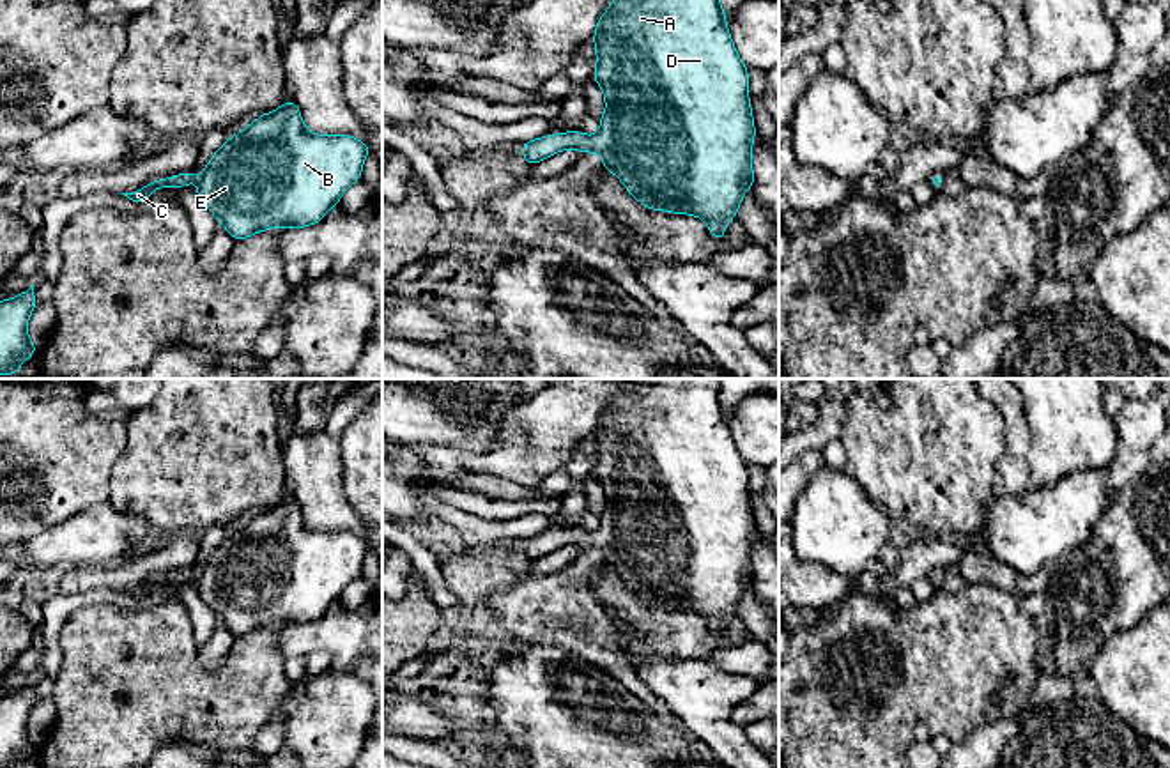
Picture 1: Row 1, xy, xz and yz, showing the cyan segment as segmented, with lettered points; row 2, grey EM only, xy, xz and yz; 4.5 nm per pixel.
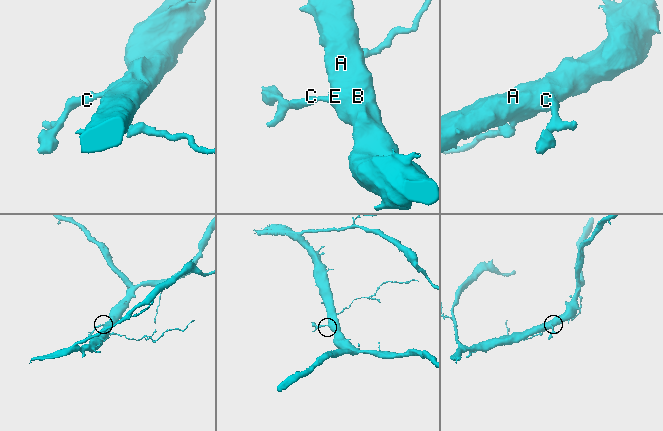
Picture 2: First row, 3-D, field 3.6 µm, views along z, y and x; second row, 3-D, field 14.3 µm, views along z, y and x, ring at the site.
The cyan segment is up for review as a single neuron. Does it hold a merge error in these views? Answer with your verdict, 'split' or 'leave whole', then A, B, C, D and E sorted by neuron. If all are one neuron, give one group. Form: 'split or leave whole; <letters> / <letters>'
leave whole; A B C D E

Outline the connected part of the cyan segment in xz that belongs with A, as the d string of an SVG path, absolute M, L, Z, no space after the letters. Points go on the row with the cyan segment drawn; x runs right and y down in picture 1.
M612 0L598 18L595 35L597 67L593 80L605 97L605 113L595 136L565 131L522 142L531 166L565 149L597 152L628 193L651 211L692 214L708 223L715 239L726 237L726 223L738 219L742 196L754 186L750 152L754 120L749 104L749 67L740 60L727 30L720 0Z

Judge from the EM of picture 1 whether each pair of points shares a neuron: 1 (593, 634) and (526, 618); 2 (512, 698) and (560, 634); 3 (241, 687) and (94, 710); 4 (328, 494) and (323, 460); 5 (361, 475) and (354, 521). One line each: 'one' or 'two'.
1: one
2: two
3: one
4: one
5: two

